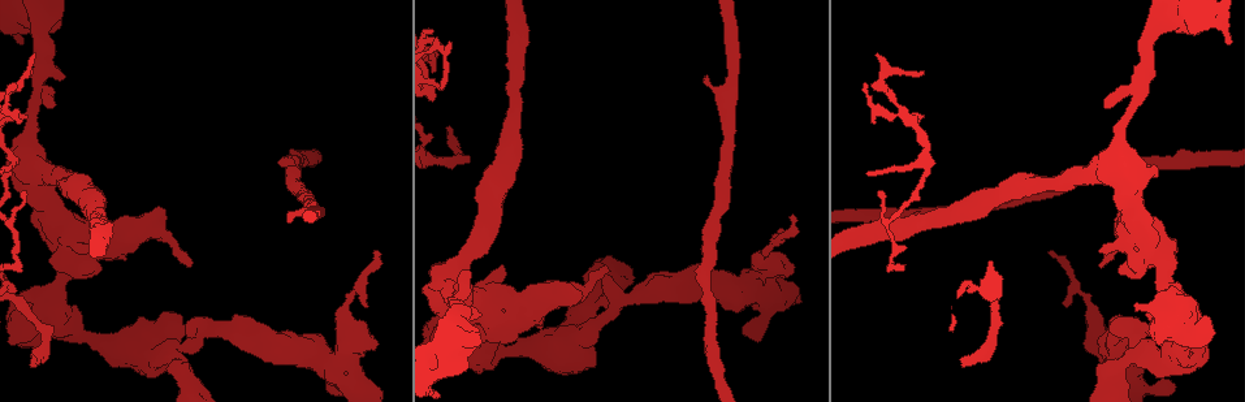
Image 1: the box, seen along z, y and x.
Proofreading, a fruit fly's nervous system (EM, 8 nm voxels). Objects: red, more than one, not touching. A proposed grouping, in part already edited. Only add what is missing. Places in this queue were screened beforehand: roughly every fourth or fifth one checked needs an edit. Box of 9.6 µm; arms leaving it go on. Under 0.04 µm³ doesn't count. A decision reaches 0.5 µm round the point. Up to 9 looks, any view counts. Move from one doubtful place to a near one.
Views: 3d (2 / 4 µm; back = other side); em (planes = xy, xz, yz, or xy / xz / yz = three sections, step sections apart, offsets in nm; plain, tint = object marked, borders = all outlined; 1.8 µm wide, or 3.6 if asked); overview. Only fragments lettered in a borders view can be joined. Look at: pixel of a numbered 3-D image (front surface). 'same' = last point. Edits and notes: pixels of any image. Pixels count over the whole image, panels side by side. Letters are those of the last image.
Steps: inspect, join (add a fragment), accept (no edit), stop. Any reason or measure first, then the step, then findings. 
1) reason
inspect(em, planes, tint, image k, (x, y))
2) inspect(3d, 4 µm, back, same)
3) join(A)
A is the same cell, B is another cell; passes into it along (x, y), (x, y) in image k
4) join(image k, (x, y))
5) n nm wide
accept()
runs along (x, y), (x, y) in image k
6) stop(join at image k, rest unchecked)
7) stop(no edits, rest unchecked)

free end
inspect(em, planes, plain, image 1, (373, 250))

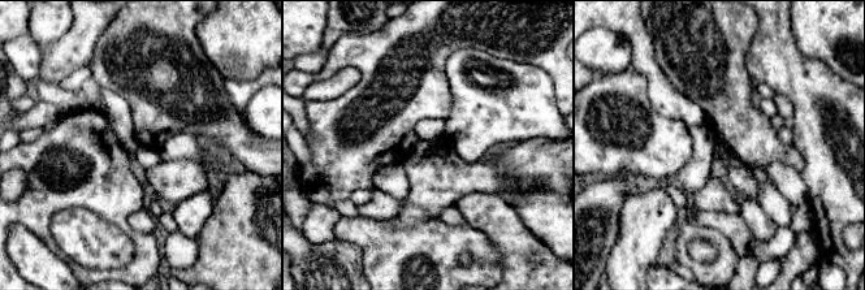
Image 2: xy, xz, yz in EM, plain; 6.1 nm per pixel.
what lies round it
inspect(em, planes, borders, same)

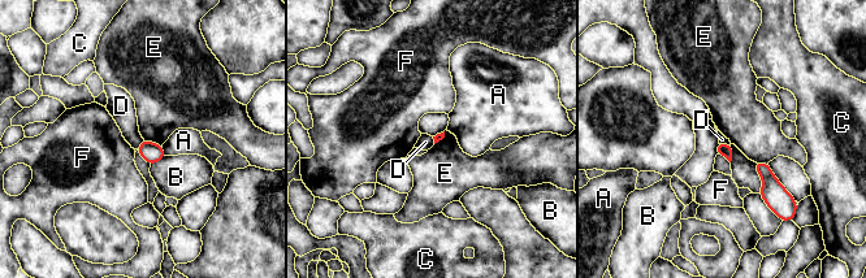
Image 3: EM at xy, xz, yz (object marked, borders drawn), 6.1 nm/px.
E touches over 130 nm
accept()
A, B, C, D, E and F are other cells; border along (719, 142), (730, 144) in image 3; none of them fits

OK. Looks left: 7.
branch stops here
inspect(3d, 2 µm, back, image 1, (432, 40))

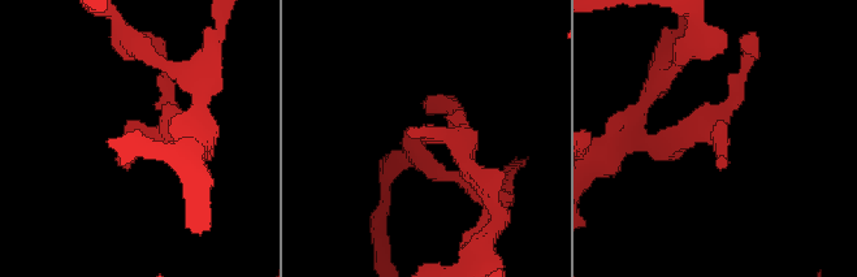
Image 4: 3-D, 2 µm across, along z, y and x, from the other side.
shape alone is not enough
inspect(em, planes, borders, image 4, (719, 169))

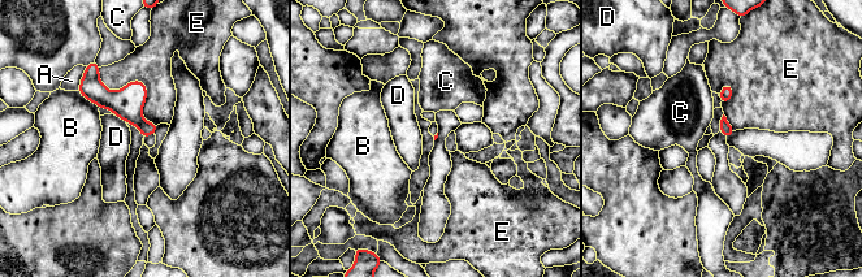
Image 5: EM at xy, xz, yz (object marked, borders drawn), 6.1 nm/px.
accept()
A, B, C, D and E are other cells; border along (99, 68), (156, 125) in image 5; no lettered fragment goes on from it

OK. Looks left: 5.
an open end
inspect(em, xy, step 8, borders, image 1, (962, 363))

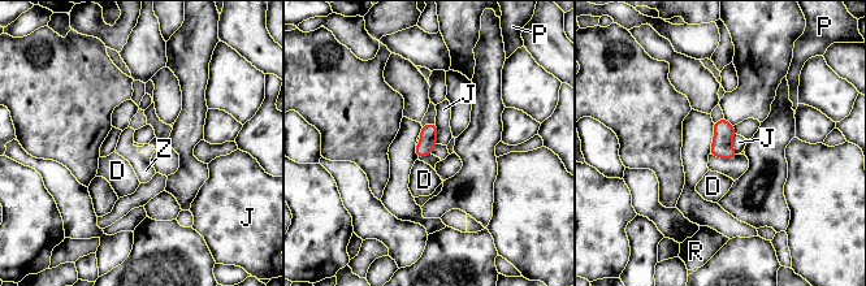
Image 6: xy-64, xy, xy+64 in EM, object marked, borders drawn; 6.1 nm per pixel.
J touches over 140 nm
join(image 6, (432, 160))
Z is the same cell, D, J, P and R are other cells; the neuron continues

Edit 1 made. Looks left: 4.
redraw
inspect(overview)

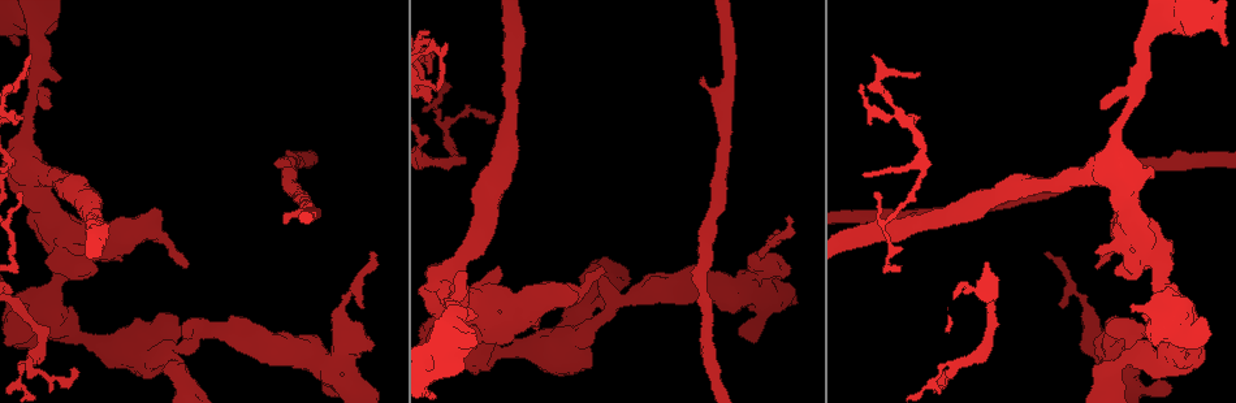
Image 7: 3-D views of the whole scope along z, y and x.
touches itself
inspect(3d, 4 µm, image 7, (544, 301))

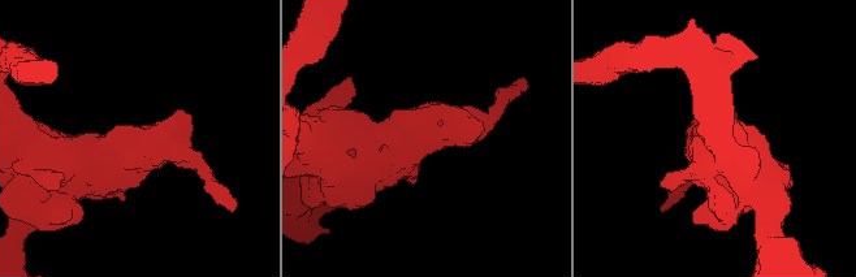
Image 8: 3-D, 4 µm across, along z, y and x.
need the tissue
inspect(em, planes, borders, image 8, (137, 155))

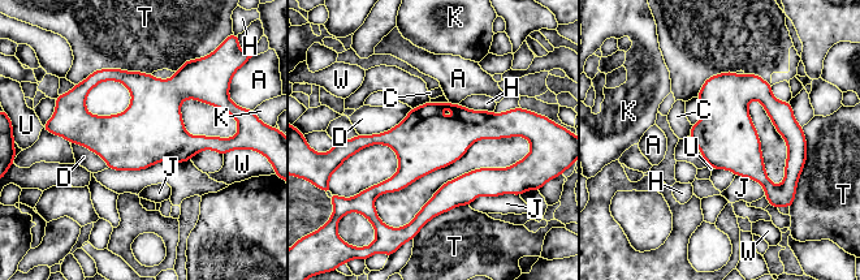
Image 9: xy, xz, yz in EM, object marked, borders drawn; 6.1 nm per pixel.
accept()
A, C, D, H, J, K, T, U and W are other cells; none of them fits

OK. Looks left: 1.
stop(join at image 6, rest unchecked)

